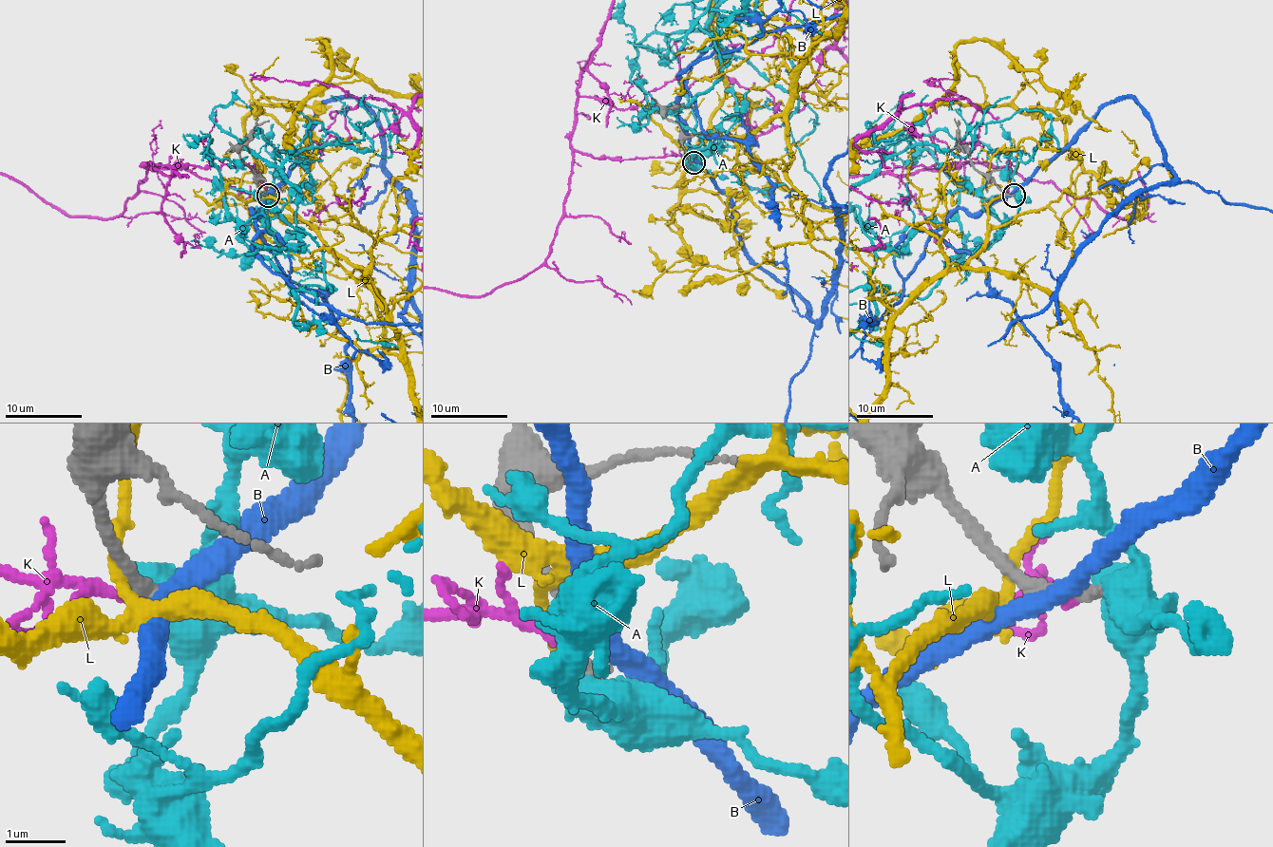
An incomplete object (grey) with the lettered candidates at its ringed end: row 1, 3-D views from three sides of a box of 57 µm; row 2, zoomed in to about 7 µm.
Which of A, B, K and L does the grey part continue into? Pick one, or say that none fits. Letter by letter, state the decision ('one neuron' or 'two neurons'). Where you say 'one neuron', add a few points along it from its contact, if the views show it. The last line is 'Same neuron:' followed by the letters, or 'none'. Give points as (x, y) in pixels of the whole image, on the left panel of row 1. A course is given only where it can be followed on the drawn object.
A: two neurons
B: two neurons
K: two neurons
L: two neurons
Same neuron: none

